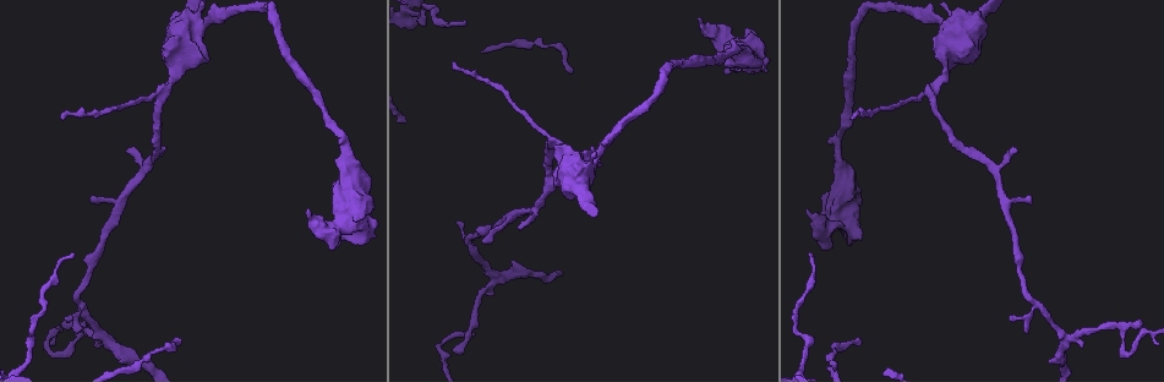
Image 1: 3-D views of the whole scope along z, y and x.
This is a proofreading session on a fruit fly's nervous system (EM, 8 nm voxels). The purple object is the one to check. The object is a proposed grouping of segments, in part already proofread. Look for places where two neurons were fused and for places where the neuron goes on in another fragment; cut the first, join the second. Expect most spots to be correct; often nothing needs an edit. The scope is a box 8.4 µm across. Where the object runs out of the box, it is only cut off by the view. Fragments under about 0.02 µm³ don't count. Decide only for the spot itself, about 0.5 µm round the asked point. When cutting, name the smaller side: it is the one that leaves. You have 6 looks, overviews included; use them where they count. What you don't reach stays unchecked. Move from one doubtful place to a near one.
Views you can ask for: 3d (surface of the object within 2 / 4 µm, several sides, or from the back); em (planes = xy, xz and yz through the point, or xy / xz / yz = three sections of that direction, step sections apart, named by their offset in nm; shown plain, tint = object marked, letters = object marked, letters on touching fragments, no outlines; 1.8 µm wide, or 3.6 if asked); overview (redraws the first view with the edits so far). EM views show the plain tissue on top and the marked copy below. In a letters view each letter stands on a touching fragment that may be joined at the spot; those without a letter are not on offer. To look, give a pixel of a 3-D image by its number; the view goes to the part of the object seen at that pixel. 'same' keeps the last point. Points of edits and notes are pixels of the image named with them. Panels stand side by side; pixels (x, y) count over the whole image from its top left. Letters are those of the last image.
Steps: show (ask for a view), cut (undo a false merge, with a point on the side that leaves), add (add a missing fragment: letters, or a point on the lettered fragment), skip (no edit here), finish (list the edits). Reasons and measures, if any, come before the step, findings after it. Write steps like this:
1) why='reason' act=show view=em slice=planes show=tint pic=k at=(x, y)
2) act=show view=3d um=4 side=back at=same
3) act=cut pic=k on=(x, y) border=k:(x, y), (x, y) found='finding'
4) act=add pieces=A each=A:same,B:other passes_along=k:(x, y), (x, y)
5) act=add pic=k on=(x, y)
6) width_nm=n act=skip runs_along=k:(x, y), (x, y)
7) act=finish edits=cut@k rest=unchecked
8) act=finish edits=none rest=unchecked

why='thick turns thin' act=show view=em slice=planes show=tint pic=1 at=(802, 351)

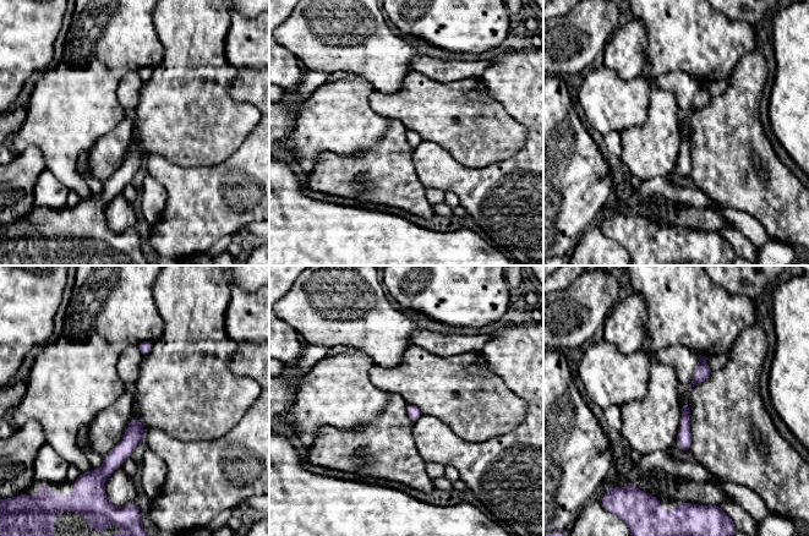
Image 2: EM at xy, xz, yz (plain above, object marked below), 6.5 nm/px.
act=show view=em slice=planes show=letters at=same

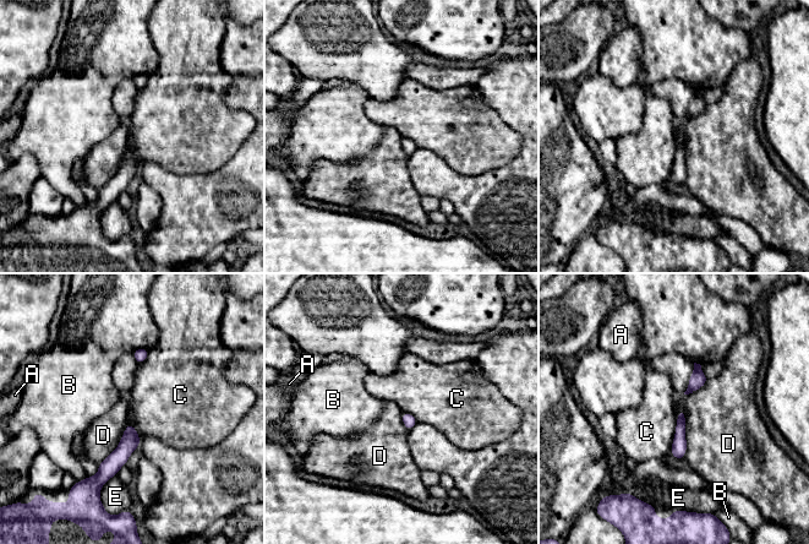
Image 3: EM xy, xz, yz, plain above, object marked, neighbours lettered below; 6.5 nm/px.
width_nm=70 act=skip each=A:other,B:other,C:other,D:other,E:other runs_along=3:(130, 428), (129, 444), (99, 478) found='all the same neuron'

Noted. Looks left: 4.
why='long arm stops here' act=show view=3d um=2 pic=1 at=(809, 252)

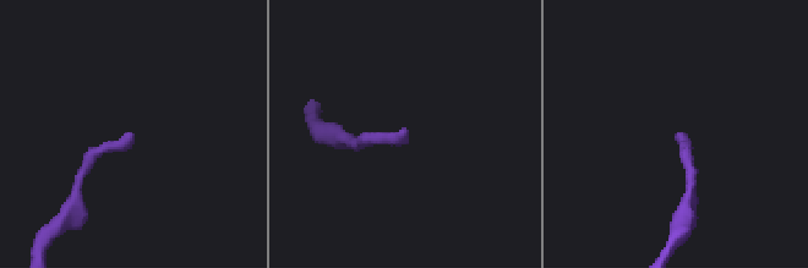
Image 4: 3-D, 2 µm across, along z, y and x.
act=show view=em um=3.6 slice=xy step=16 show=tint pic=4 at=(679, 135)

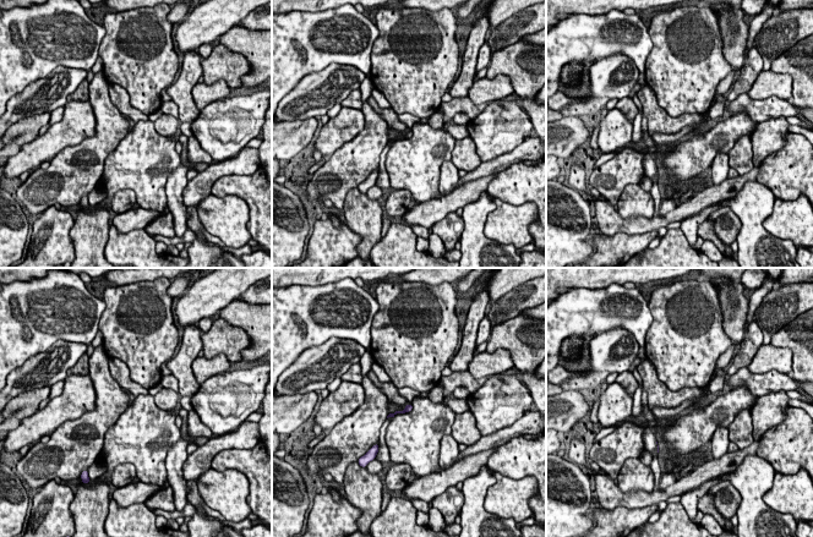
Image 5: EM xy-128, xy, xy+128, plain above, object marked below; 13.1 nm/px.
why='cut it another way' act=show view=em um=3.6 slice=planes show=letters at=same

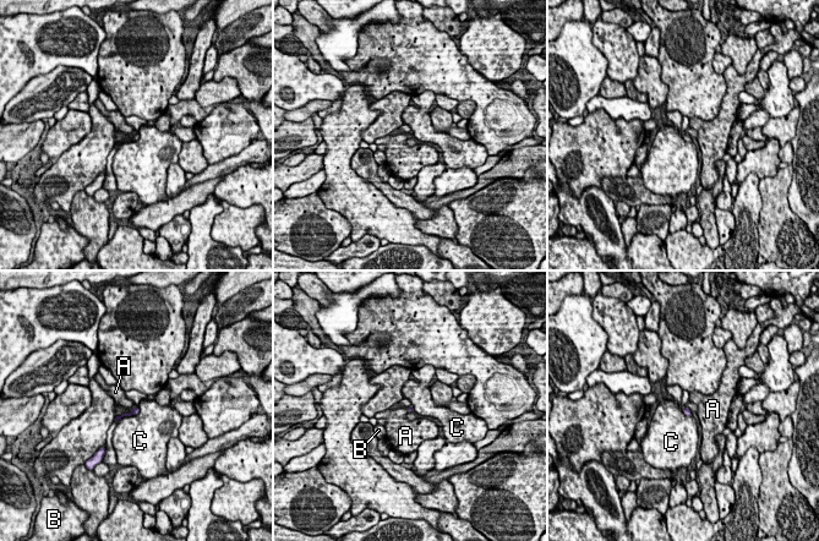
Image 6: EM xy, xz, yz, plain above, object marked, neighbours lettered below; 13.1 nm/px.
act=skip each=A:other,B:other,C:other runs_along=6:(137, 409), (131, 414), (118, 417) found='no lettered fragment goes on from it'

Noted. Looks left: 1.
act=finish edits=none rest=unchecked

